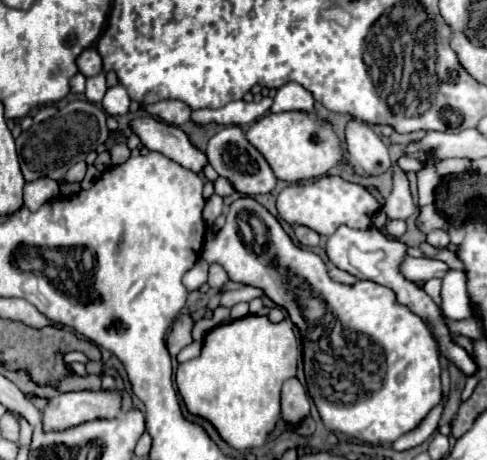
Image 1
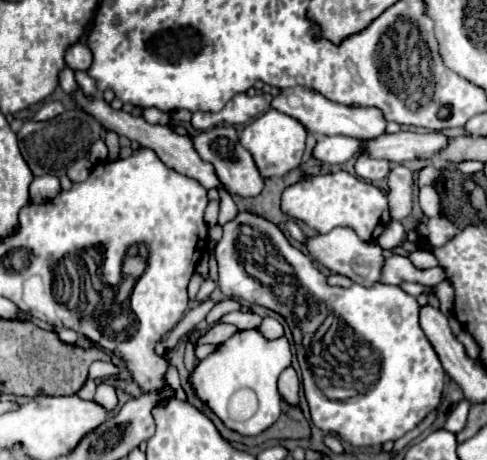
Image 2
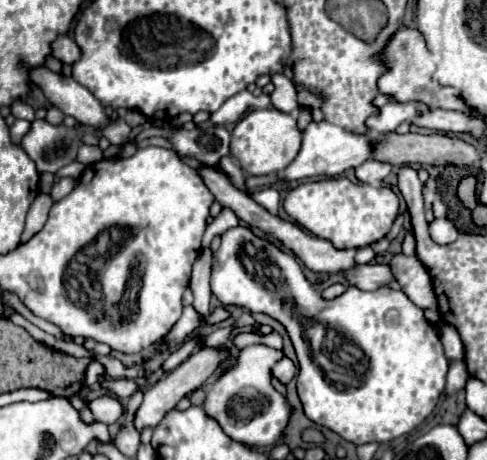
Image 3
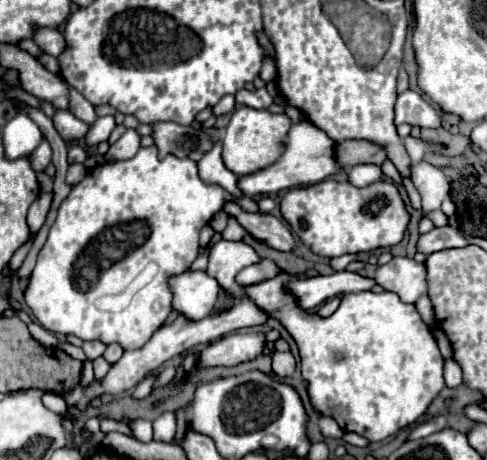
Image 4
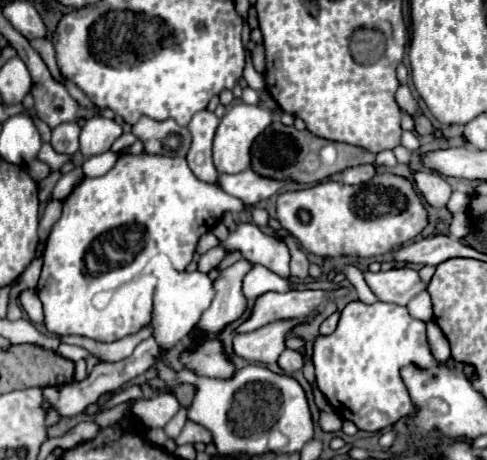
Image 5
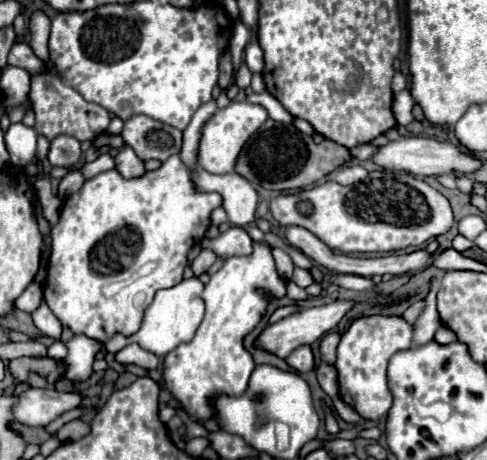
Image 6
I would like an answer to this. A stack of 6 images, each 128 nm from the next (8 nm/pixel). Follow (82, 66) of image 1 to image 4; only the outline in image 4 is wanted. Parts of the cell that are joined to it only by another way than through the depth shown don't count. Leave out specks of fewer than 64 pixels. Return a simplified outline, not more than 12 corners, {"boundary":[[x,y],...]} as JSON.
{"boundary":[[38,28],[32,40],[50,56],[66,48],[54,28]]}

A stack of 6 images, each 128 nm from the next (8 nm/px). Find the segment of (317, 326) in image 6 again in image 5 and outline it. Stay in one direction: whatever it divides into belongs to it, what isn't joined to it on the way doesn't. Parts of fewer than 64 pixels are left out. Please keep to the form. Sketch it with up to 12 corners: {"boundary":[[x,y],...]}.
{"boundary":[[320,310],[298,320],[278,320],[236,334],[234,352],[254,362],[274,364],[288,334]]}

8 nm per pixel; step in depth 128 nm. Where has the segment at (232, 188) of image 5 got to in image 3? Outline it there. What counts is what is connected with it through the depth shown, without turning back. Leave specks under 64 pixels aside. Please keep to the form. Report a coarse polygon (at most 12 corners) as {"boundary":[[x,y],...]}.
{"boundary":[[310,122],[278,178],[340,176],[372,158],[372,136]]}

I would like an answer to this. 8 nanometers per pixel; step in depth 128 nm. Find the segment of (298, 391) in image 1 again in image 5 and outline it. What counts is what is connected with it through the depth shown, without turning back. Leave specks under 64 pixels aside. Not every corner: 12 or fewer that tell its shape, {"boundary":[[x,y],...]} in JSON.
{"boundary":[[284,350],[278,364],[286,374],[302,368],[304,358],[296,350]]}

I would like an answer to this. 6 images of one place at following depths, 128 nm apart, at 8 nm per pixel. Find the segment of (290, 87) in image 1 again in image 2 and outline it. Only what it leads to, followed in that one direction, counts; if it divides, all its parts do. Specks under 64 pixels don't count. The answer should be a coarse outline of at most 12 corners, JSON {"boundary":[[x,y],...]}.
{"boundary":[[302,86],[282,90],[274,110],[318,134],[376,138],[378,108],[348,108]]}

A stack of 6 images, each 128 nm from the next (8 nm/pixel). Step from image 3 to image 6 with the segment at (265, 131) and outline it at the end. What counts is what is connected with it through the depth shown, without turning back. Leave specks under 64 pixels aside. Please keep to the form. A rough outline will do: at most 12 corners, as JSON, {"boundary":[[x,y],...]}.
{"boundary":[[230,102],[202,126],[196,164],[234,170],[268,112]]}

